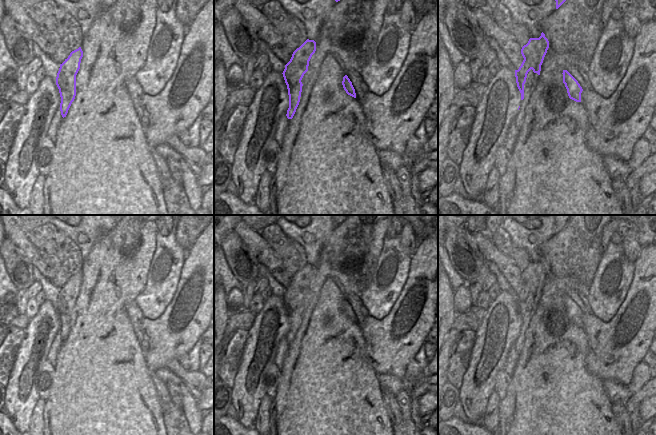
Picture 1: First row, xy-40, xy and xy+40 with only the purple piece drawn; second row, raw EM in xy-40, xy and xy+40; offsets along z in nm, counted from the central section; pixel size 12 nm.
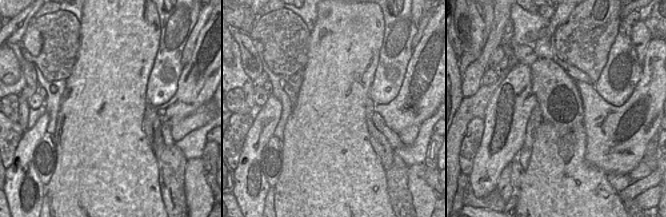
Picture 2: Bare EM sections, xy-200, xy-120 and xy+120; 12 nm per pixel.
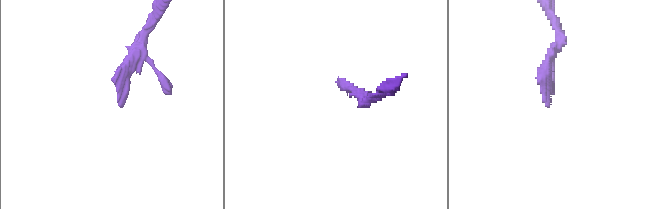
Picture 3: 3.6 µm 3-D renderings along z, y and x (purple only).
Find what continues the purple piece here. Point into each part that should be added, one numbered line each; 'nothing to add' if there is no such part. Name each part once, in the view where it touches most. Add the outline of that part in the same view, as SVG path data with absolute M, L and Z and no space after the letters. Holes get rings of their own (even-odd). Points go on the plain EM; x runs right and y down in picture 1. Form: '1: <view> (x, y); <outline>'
1: xy+40 (518, 343); M531 293L528 296L527 302L526 302L526 309L527 309L528 313L526 315L524 315L524 323L522 324L522 326L520 328L520 332L518 334L517 339L513 343L513 346L515 347L515 350L517 351L518 354L520 354L523 349L525 332L529 326L529 323L531 321L531 317L535 312L535 310L531 309L531 307L534 305L535 305L535 298L534 298L533 294Z

